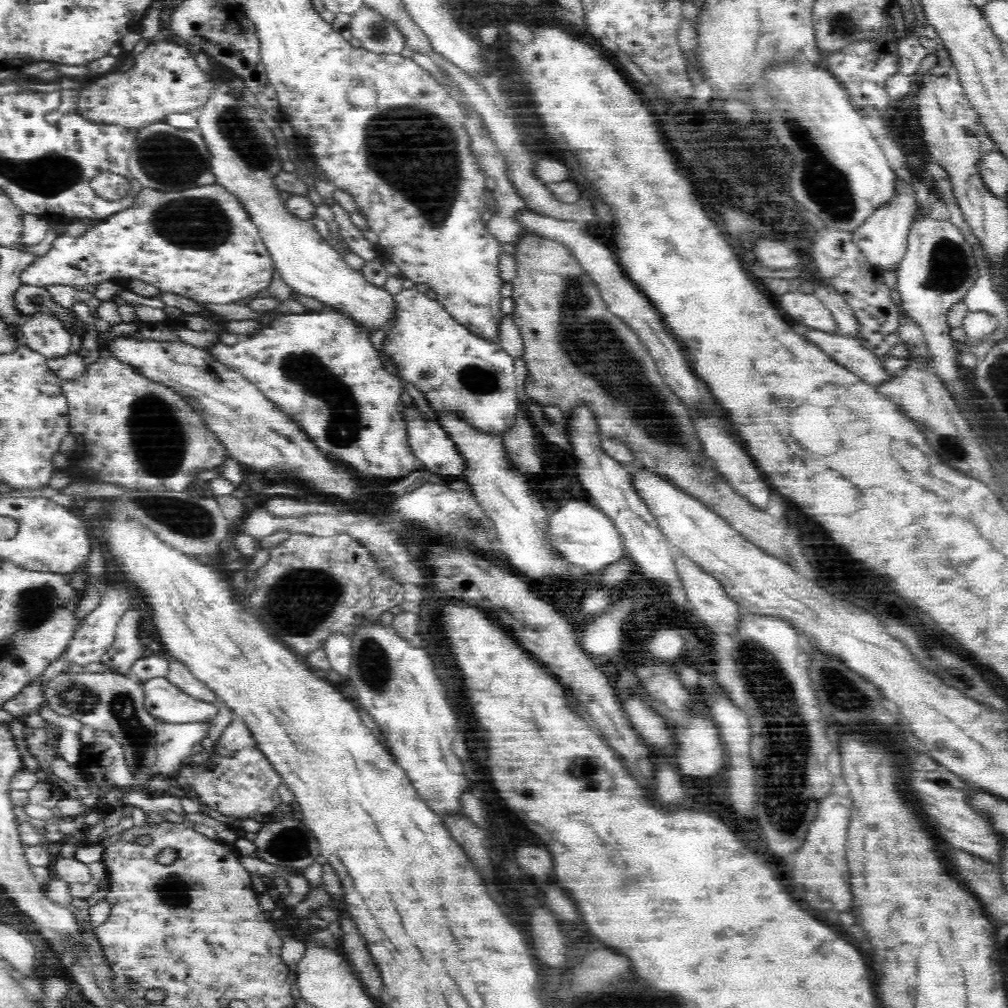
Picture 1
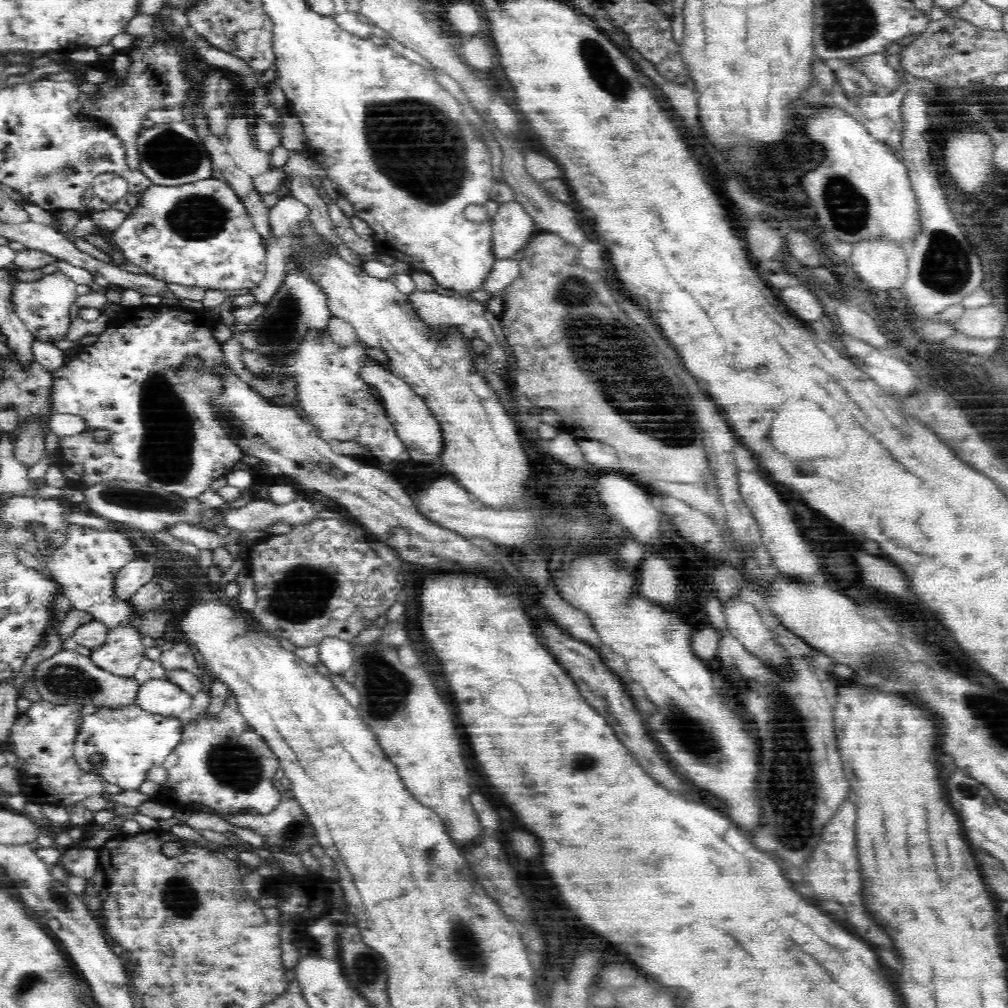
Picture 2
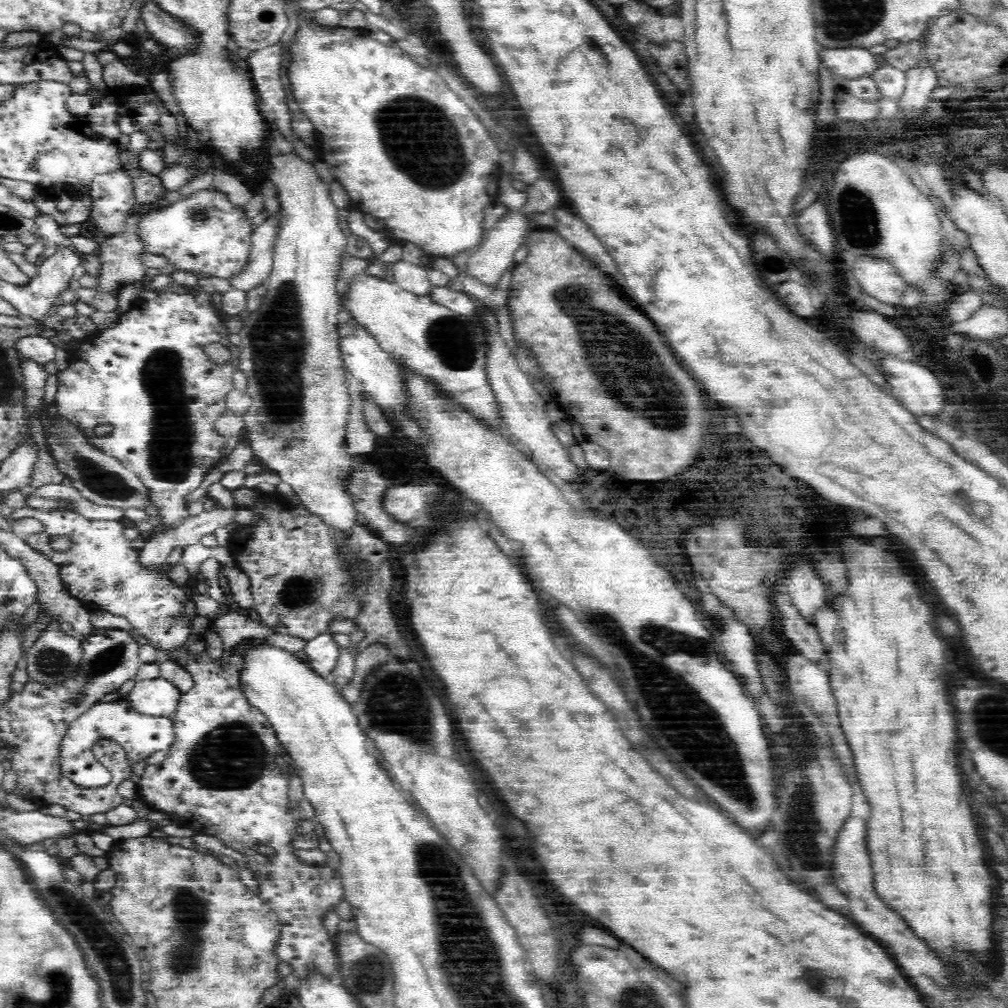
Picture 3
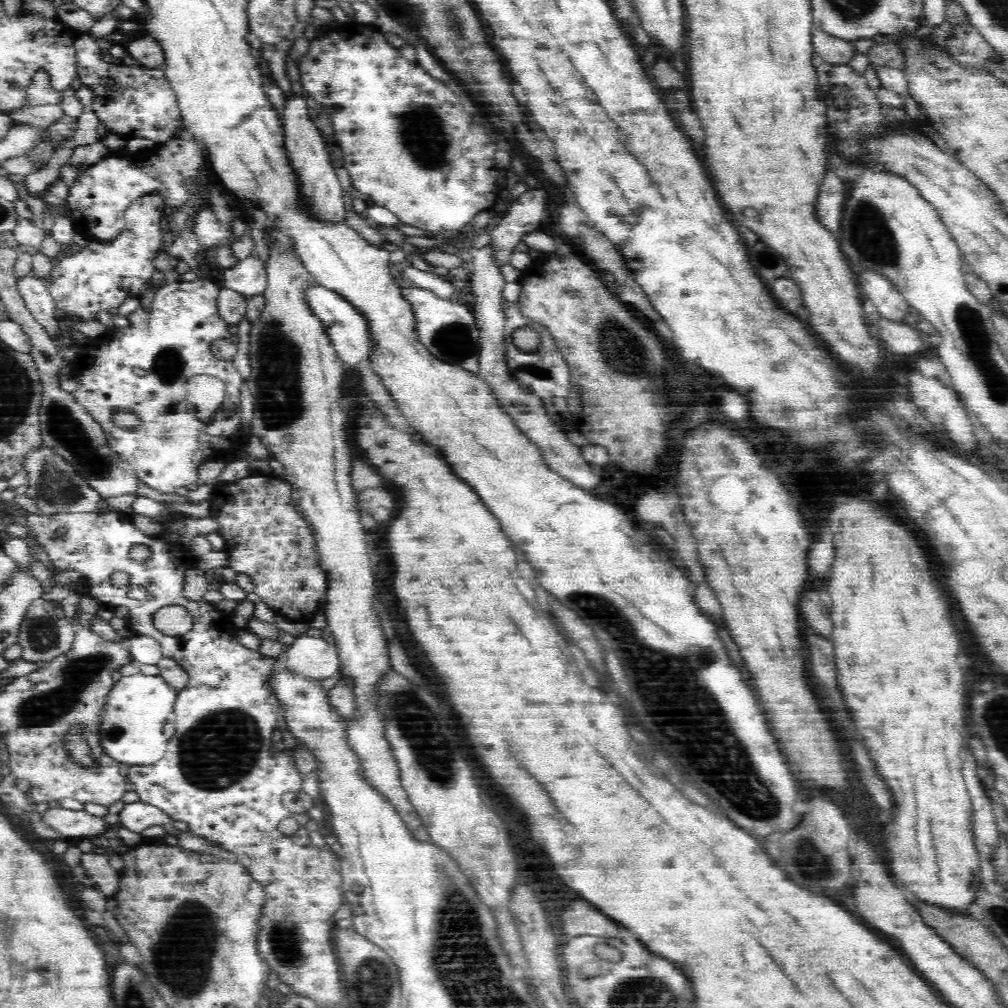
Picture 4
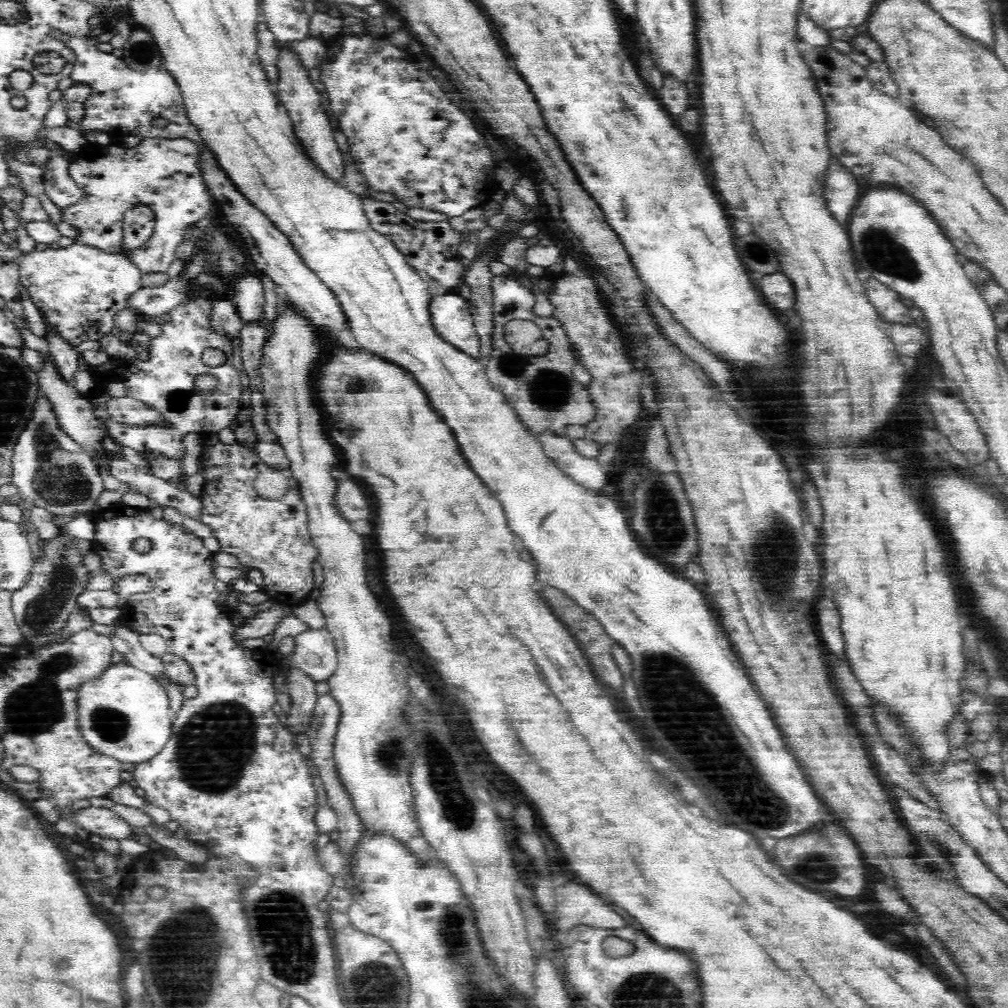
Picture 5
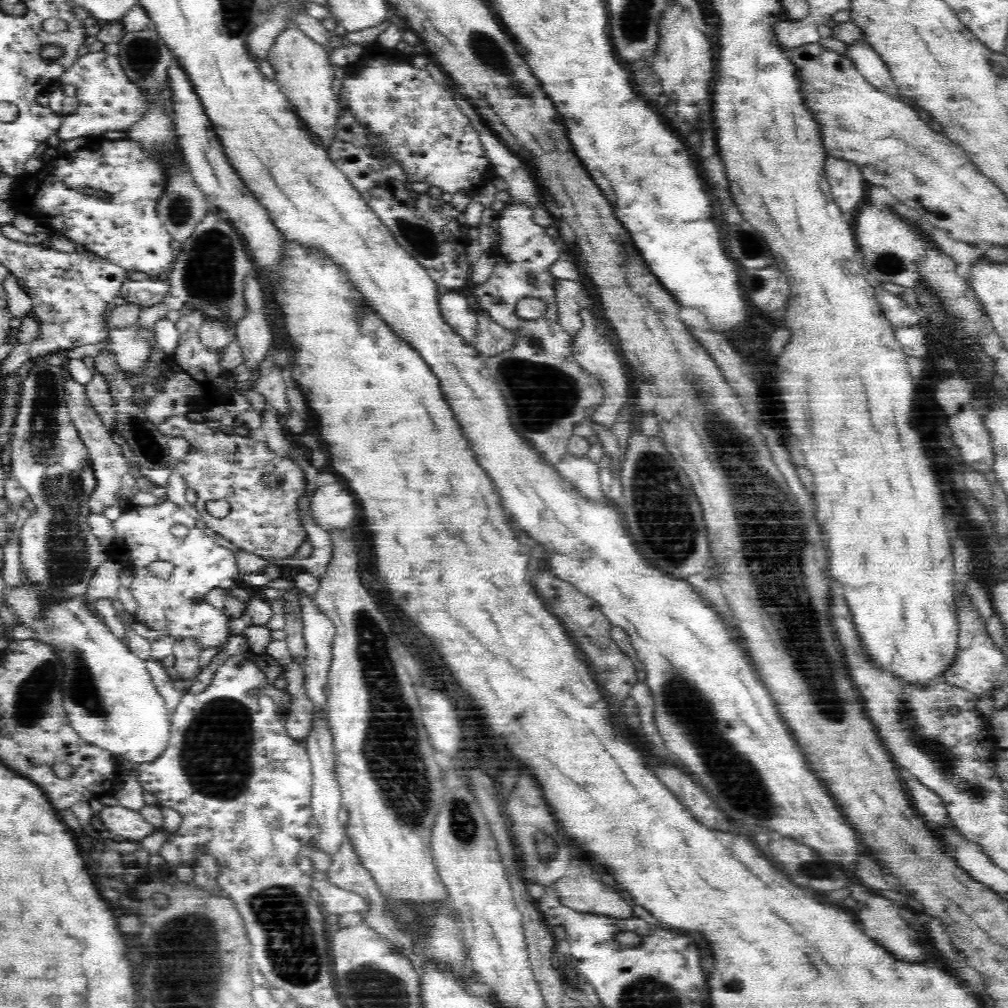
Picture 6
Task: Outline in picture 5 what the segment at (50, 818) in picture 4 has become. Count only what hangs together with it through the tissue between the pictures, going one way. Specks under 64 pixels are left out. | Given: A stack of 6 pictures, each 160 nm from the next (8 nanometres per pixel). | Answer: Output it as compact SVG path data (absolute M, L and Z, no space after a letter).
M90 806L86 809L80 809L72 814L72 822L81 825L93 834L100 834L102 837L130 838L136 836L140 830L130 826L124 818L112 810L112 808L98 808L98 806Z

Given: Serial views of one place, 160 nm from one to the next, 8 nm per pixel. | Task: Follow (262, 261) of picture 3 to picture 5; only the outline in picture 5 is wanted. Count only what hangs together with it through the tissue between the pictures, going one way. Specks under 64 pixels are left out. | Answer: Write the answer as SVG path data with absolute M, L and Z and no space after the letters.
M237 275L232 304L242 321L242 326L264 325L264 288L260 280L252 275Z

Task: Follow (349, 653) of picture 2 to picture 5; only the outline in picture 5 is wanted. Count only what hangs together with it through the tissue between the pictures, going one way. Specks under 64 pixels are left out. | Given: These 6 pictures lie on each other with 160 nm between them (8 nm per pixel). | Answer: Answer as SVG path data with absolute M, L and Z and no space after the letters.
M326 626L308 628L294 637L294 661L316 682L324 682L338 667L335 638Z

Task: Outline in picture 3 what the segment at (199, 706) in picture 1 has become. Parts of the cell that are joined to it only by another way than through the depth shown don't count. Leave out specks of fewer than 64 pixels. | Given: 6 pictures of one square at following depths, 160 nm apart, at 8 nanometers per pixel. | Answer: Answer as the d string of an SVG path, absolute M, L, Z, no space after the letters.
M165 678L136 680L134 687L123 700L130 709L144 715L172 716L181 692Z

